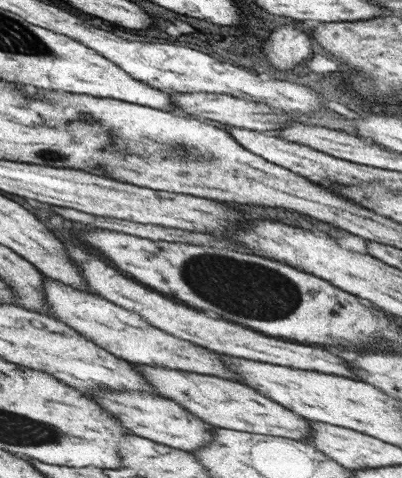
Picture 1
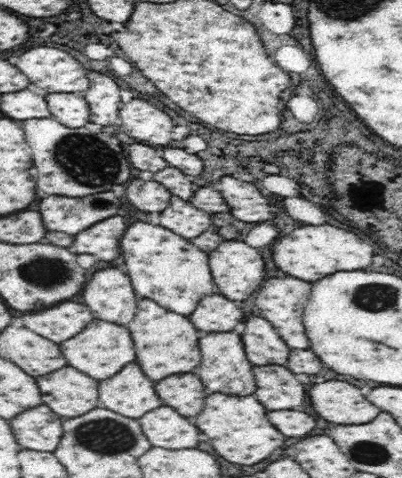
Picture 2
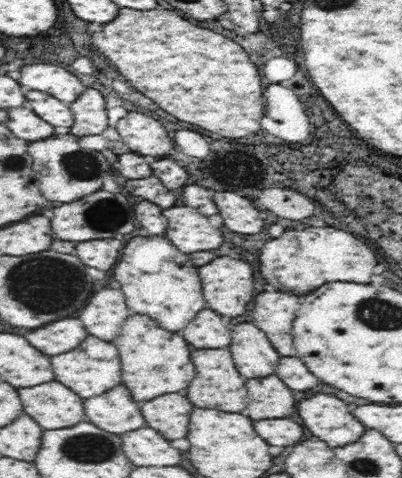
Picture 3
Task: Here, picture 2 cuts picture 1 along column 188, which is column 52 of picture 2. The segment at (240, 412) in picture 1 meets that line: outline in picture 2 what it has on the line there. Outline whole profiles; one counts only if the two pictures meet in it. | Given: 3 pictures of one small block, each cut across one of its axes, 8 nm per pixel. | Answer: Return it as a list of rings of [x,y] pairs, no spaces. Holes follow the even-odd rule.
[[[64,366],[52,374],[36,378],[42,402],[50,406],[62,420],[78,418],[100,406],[98,380],[78,368]]]

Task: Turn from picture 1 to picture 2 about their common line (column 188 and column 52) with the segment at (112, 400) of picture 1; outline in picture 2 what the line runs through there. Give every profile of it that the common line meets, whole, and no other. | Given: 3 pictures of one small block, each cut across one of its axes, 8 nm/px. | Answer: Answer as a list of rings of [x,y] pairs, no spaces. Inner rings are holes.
[[[46,404],[24,410],[8,424],[14,430],[14,438],[22,448],[38,452],[54,452],[62,440],[62,418]]]

